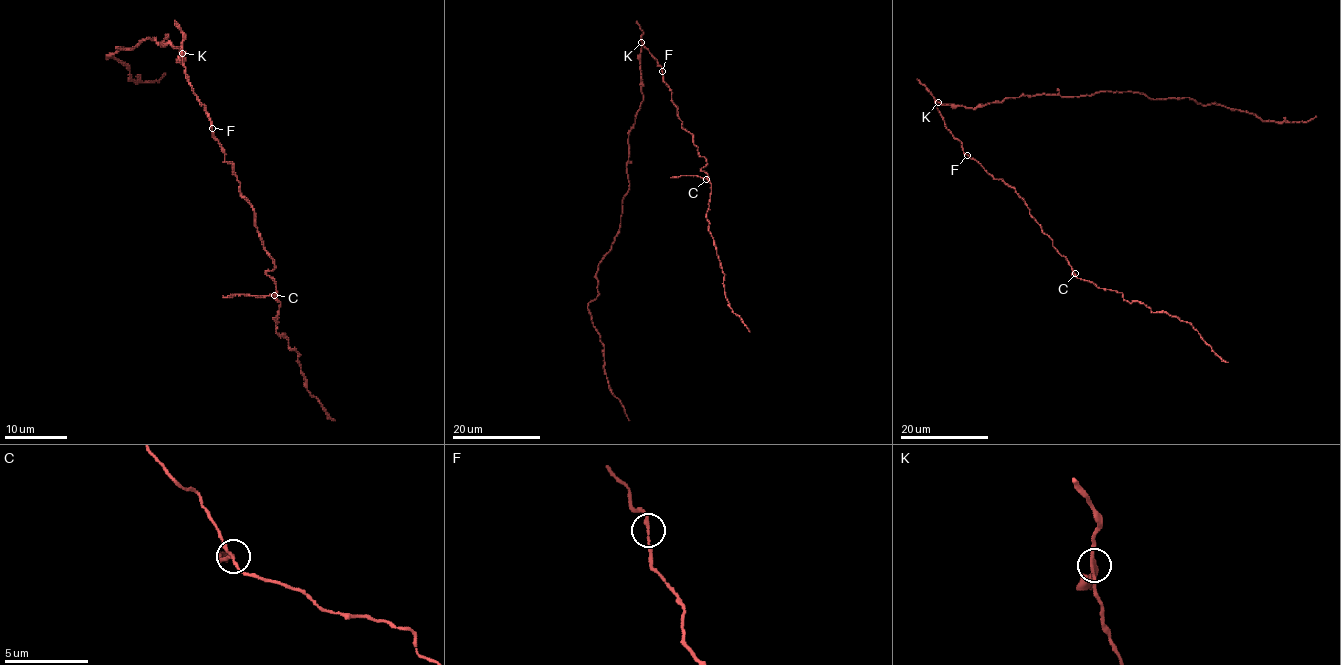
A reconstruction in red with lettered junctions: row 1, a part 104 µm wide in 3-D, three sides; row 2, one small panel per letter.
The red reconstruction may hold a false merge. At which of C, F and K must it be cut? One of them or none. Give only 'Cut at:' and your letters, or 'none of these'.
Cut at: C

